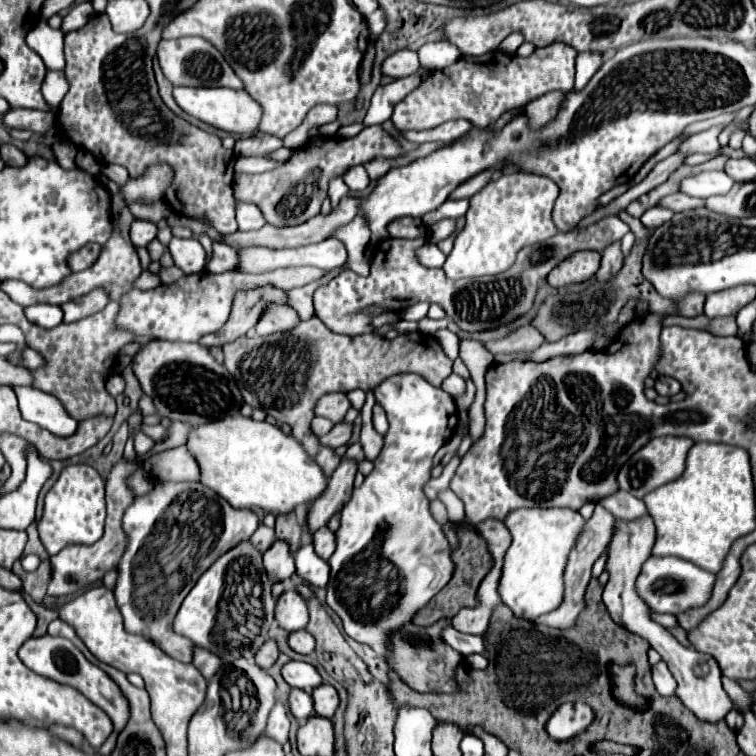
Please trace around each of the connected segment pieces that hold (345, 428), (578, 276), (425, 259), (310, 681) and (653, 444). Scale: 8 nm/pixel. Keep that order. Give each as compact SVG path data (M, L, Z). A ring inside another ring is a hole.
M339 422L339 424L333 426L333 430L331 430L329 434L325 434L325 436L321 438L321 444L327 444L327 446L331 446L331 448L339 448L339 446L343 446L343 444L349 442L351 434L353 434L353 424L349 424L349 422Z
M577 252L571 258L563 260L551 274L547 276L547 282L553 288L563 288L569 284L581 284L587 282L601 266L601 254L599 252Z
M425 242L417 250L417 258L423 266L429 266L429 268L441 268L445 262L445 254L433 242Z
M289 662L283 666L281 674L291 688L305 690L307 694L311 694L319 684L323 684L323 678L317 668L307 662Z
M675 436L653 438L647 446L643 446L639 452L635 452L631 456L631 460L627 460L627 464L623 464L623 468L619 470L617 482L619 482L621 490L643 498L645 494L653 492L655 488L659 488L671 480L677 480L685 470L685 458L693 444L695 442L687 436L683 436L683 438L675 438Z

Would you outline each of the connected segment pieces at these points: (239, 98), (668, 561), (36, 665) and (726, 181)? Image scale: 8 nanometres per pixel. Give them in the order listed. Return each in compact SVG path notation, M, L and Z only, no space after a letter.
M177 86L173 88L173 98L181 106L183 112L189 116L215 126L219 130L231 132L231 134L243 134L249 136L259 128L261 120L261 106L247 94L247 92L237 92L231 88L189 88L189 86Z
M651 556L643 564L641 574L637 578L637 592L653 612L667 612L677 616L681 612L687 612L691 608L701 608L703 604L707 604L713 592L713 584L715 584L715 574L705 572L703 568L687 560L675 556L663 556L663 558Z
M41 636L41 638L29 638L21 650L19 650L19 658L21 662L31 668L35 674L41 674L45 678L51 678L55 682L61 682L65 686L71 686L75 690L79 690L85 698L89 698L95 706L103 708L107 712L107 716L111 718L113 726L117 732L123 730L123 726L129 720L129 704L125 700L125 696L121 694L121 690L117 688L117 684L97 666L93 666L77 646L73 646L73 642L69 642L67 638L55 638L55 636Z
M701 172L681 182L681 192L697 198L709 198L717 194L727 194L735 186L735 180L727 172Z

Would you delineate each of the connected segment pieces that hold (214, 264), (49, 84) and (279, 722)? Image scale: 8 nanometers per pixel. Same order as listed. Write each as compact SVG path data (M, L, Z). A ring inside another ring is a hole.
M213 242L213 254L211 254L209 268L227 268L227 266L231 266L231 262L233 262L233 268L235 268L237 252L227 244Z
M47 72L45 82L43 82L43 96L51 108L59 108L67 90L69 90L69 84L63 72Z
M275 702L269 720L267 720L267 736L279 740L281 744L287 742L287 734L289 734L289 718L287 718L287 706L283 702Z

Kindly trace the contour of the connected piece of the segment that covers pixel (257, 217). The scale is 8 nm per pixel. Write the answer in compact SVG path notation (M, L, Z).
M235 200L235 212L237 212L239 230L259 230L259 228L265 226L263 214L261 214L259 208L255 208L255 204L251 204L251 202Z

